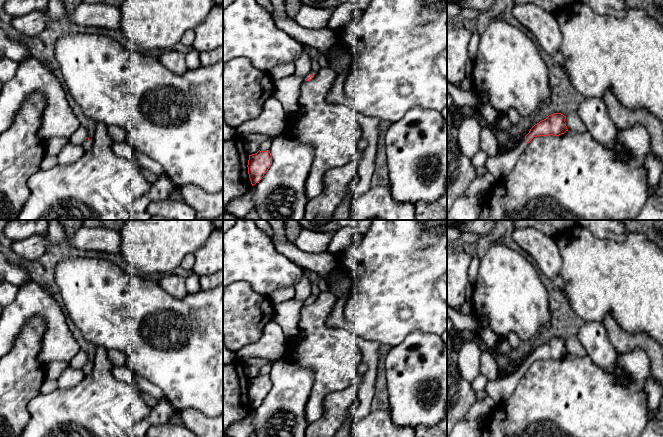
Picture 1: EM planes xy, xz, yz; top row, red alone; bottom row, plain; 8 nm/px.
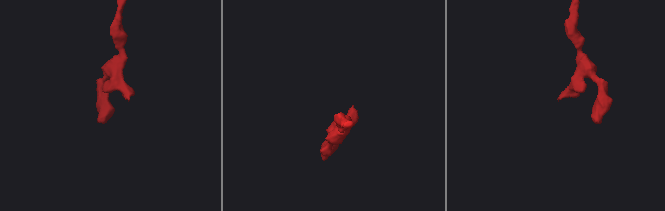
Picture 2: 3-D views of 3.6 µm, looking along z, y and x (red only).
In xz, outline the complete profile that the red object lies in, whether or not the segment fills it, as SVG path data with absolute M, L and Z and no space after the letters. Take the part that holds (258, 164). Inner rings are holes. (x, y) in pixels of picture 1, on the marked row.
M269 150L258 151L249 155L248 174L252 186L258 183L272 165L272 156Z

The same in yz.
M553 113L549 115L546 119L535 124L515 149L506 153L500 153L497 156L488 157L484 168L496 180L507 177L514 169L518 158L534 137L550 135L559 136L568 131L565 119L566 116L561 113Z

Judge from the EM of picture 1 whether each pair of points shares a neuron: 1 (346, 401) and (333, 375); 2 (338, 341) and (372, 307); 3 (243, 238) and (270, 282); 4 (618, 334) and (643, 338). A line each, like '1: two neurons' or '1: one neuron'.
1: two neurons
2: two neurons
3: one neuron
4: one neuron

